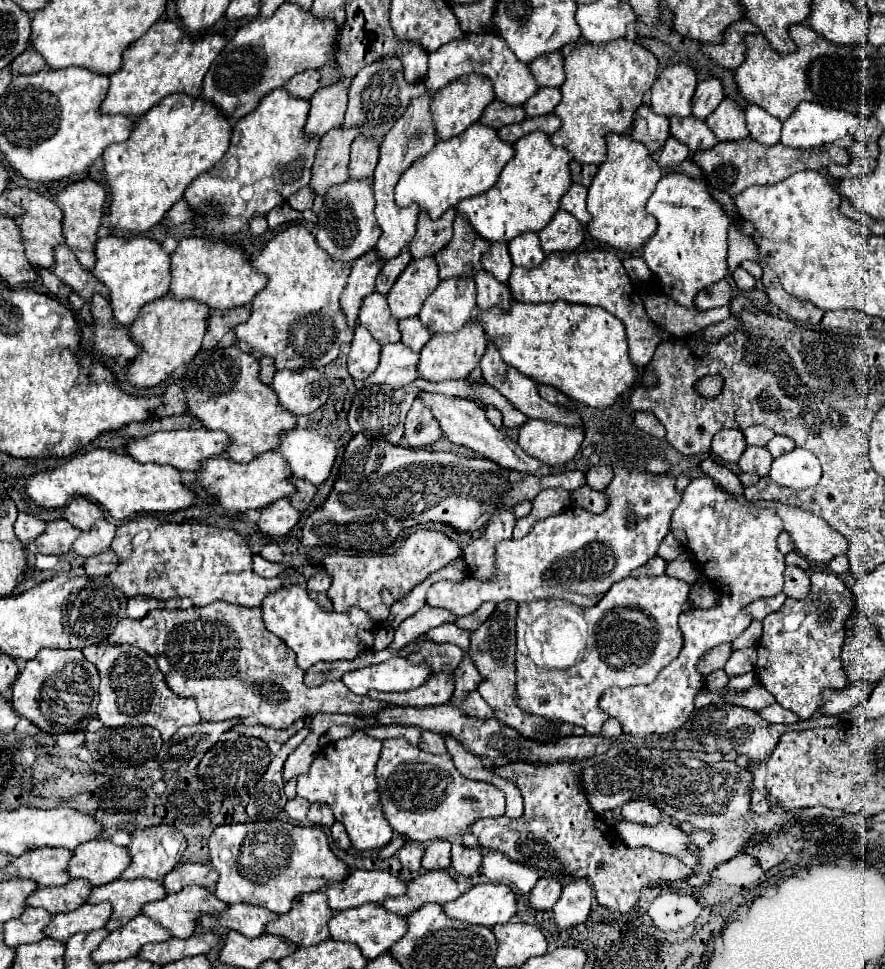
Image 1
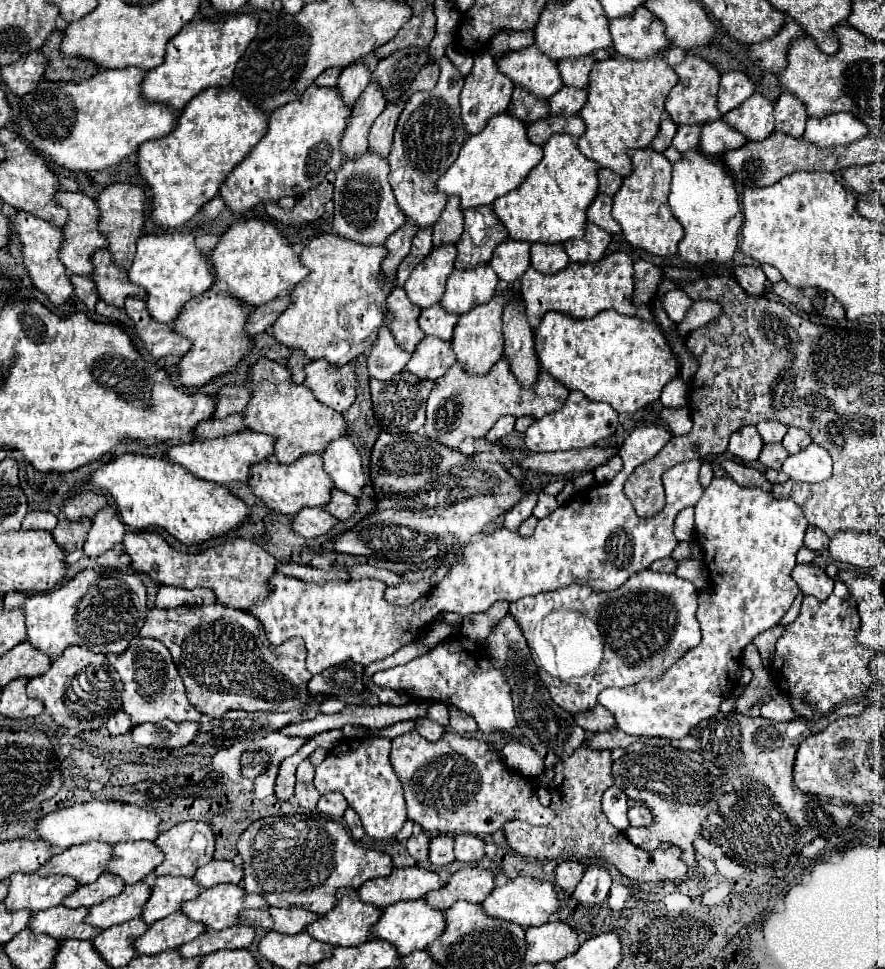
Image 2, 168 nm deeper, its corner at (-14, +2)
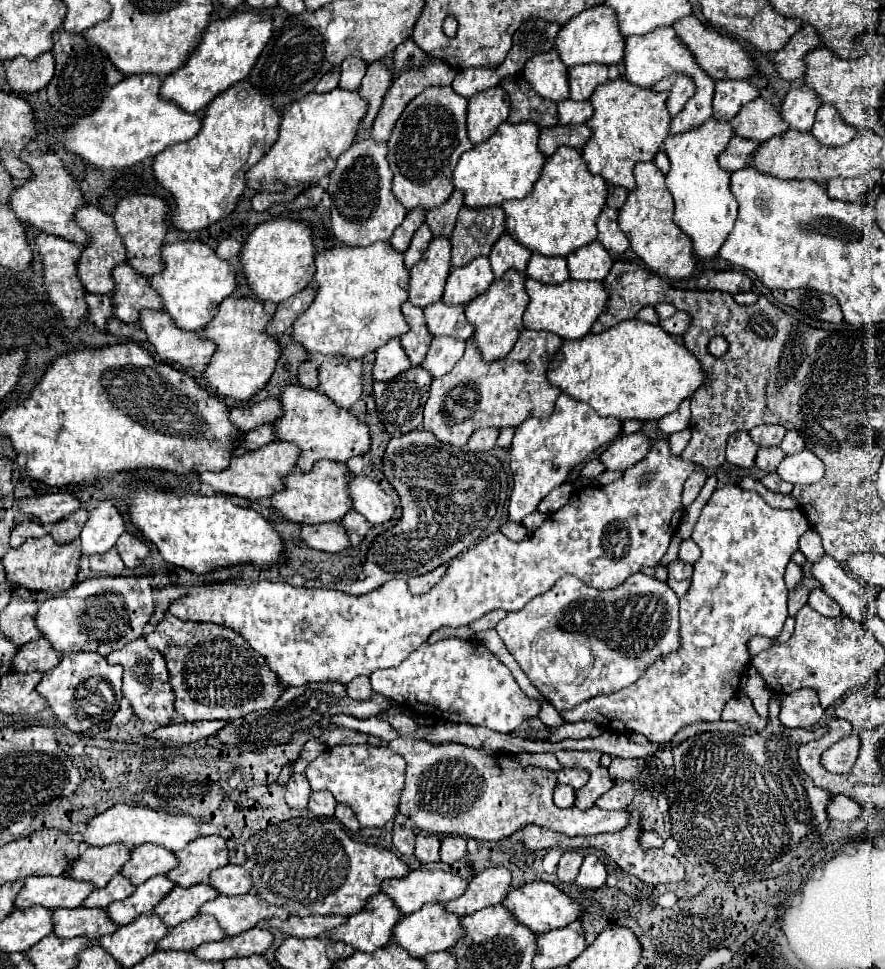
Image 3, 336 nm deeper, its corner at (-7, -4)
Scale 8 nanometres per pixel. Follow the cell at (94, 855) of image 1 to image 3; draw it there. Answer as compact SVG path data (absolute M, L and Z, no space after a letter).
M141 844L131 852L131 860L123 866L121 874L127 876L135 886L139 886L153 876L167 874L177 864L179 862L175 860L175 854L171 850L155 844Z

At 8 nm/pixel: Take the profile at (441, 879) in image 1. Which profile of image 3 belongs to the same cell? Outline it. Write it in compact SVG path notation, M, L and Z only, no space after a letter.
M487 868L469 880L469 888L463 896L447 902L447 910L459 916L469 916L487 906L503 902L503 896L511 890L511 872L507 868Z

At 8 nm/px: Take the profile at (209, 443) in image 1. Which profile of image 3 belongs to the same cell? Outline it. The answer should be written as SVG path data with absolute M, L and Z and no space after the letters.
M277 440L277 442L263 446L261 450L247 452L243 456L233 456L231 466L225 472L201 472L199 478L201 478L201 482L211 484L221 494L241 496L247 500L271 498L271 494L277 494L285 488L283 476L293 472L293 468L297 466L297 458L299 458L299 448L295 444Z

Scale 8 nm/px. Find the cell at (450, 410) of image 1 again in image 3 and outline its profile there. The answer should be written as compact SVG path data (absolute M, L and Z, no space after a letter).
M635 432L611 442L611 446L605 448L599 458L607 466L607 470L627 470L629 466L641 462L647 456L647 450L651 450L651 446L653 440L649 436L645 436L643 432Z

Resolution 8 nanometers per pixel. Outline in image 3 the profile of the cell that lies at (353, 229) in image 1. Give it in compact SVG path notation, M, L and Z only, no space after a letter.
M371 138L353 142L353 146L339 156L335 170L329 174L329 180L331 184L327 192L331 194L331 226L333 226L333 234L337 236L337 240L343 242L345 246L369 246L373 242L387 242L393 236L395 228L403 222L407 210L391 192L393 172L387 162L385 142L375 142Z

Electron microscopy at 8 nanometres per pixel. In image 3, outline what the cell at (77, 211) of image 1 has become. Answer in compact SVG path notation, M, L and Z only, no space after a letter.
M131 196L121 200L115 208L113 220L117 224L117 232L125 240L127 262L145 276L159 274L159 270L163 270L161 248L165 246L165 236L169 228L167 214L169 214L169 204L159 196Z

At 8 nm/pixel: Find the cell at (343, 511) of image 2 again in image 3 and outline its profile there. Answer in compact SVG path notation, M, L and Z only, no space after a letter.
M355 510L347 512L347 518L343 518L341 524L345 526L345 530L347 530L353 546L361 546L363 538L365 538L365 536L369 534L369 530L371 530L371 524L369 524L359 512L355 512Z

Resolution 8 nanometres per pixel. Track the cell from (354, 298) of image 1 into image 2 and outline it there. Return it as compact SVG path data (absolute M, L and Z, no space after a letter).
M406 222L402 228L398 228L398 232L394 232L388 240L386 240L386 258L382 260L382 276L384 282L392 282L396 278L396 270L400 260L404 260L404 256L410 252L410 242L414 238L414 234L418 232L418 228L412 222Z

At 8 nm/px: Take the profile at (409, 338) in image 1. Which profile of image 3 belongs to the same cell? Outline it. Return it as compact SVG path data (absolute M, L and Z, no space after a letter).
M443 300L425 308L425 320L433 336L455 336L469 340L475 332L465 318L465 306L447 306Z

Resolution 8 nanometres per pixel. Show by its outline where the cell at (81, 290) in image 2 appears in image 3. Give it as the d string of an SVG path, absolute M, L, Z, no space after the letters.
M85 294L85 300L87 300L87 304L89 304L89 320L91 320L99 330L107 330L107 322L109 322L111 318L115 318L111 296Z

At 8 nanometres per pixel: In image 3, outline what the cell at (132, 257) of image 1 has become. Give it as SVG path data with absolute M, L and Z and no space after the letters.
M175 242L163 246L165 270L151 276L151 286L159 292L165 304L165 312L171 314L173 322L183 330L201 330L205 328L219 304L231 296L237 288L235 270L229 262L221 260L213 248L203 242Z

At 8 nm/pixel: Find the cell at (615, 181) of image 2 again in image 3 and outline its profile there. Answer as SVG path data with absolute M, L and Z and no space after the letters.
M611 186L609 188L609 200L607 200L607 204L611 206L611 208L615 208L615 210L619 210L625 202L627 202L627 190L625 188L619 188L619 186Z

